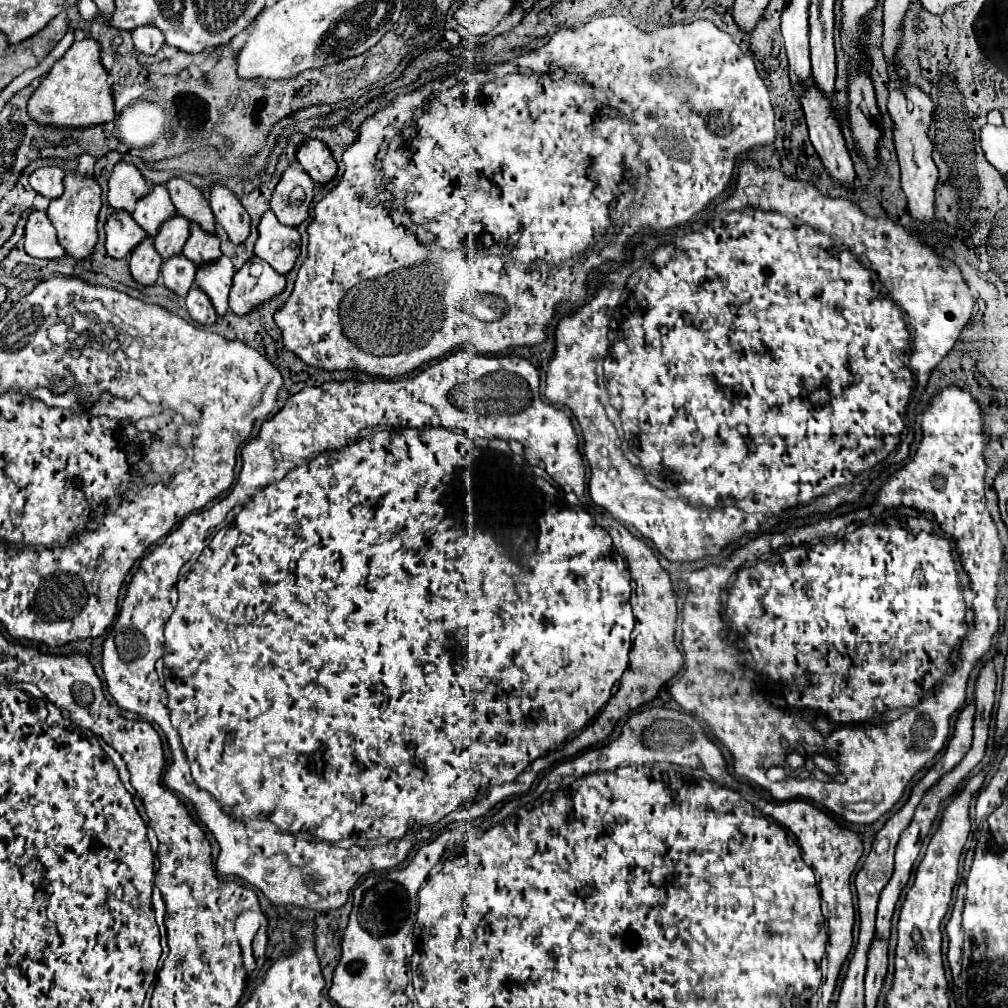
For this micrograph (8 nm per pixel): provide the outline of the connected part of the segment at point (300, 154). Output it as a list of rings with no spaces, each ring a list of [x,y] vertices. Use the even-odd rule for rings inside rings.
[[[313,137],[303,141],[297,147],[295,157],[301,163],[301,167],[311,175],[311,179],[317,183],[327,183],[337,173],[337,163],[333,161],[327,143],[323,143],[321,139]]]

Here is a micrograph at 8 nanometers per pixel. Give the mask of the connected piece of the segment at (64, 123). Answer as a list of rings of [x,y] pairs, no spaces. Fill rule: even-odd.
[[[87,35],[81,41],[73,41],[67,53],[55,61],[51,71],[43,77],[39,87],[33,91],[27,111],[41,125],[57,127],[89,127],[107,123],[115,117],[113,89],[107,81],[109,73],[101,65],[101,45],[97,39]]]

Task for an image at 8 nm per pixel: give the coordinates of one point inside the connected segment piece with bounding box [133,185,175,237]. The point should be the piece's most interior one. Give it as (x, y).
(151, 211)

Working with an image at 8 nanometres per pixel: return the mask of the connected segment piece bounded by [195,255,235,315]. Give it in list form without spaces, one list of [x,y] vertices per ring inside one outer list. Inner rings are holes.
[[[221,255],[219,261],[215,261],[215,265],[203,265],[203,269],[197,269],[195,285],[211,297],[211,303],[215,305],[219,315],[225,315],[229,311],[227,295],[231,289],[233,273],[233,263],[225,255]]]

